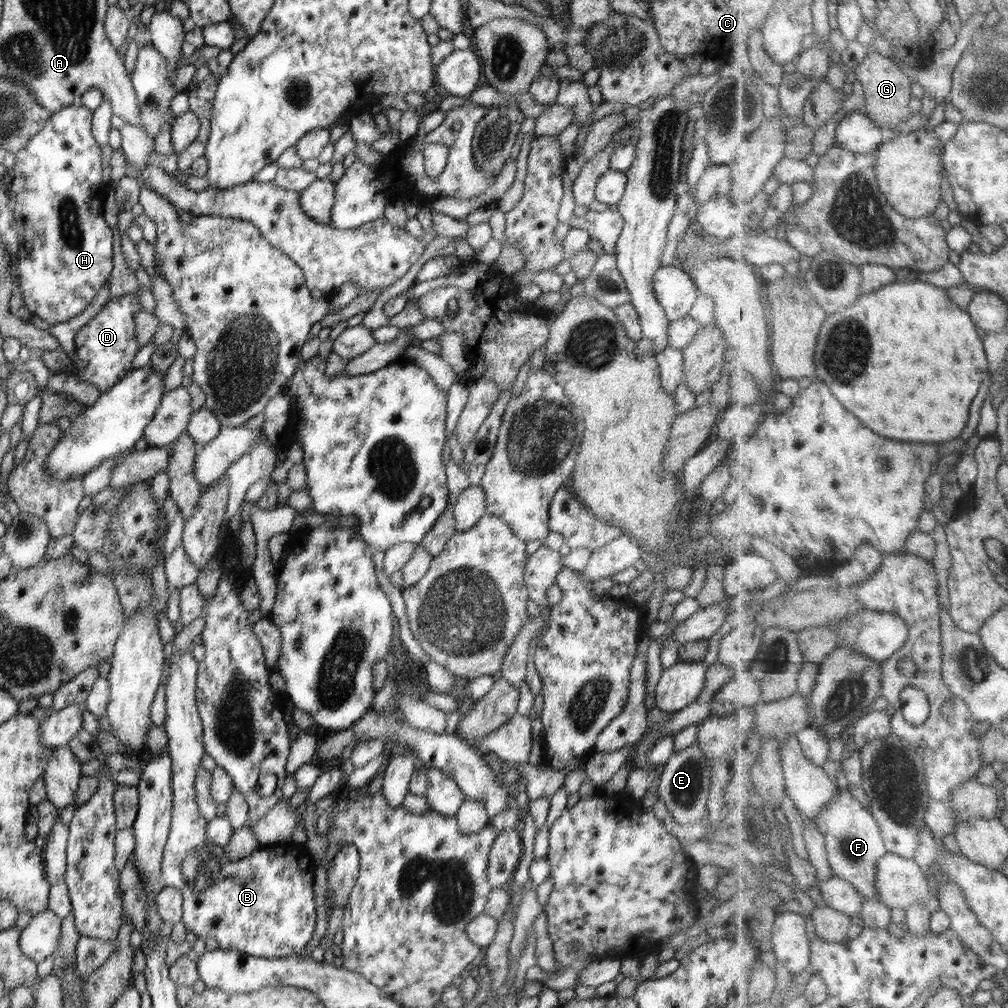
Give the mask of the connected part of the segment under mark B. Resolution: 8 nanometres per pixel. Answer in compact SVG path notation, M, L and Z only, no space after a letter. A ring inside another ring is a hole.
M192 647L186 653L178 654L177 656L172 656L172 662L170 666L166 666L166 685L165 685L165 703L166 703L166 716L163 730L168 736L168 747L169 755L172 761L172 776L171 776L171 787L173 790L173 807L171 810L171 827L169 830L169 835L163 850L163 857L161 860L162 867L162 880L166 887L172 886L177 888L183 896L183 917L182 921L184 923L185 929L190 930L196 935L196 938L200 938L206 942L208 937L214 936L216 942L218 942L218 948L222 950L237 950L240 953L250 954L256 958L288 958L296 957L302 955L305 952L305 946L310 942L312 934L314 934L314 929L316 928L316 909L314 902L314 891L312 886L314 886L315 869L316 864L313 860L310 851L307 849L305 843L295 843L294 841L286 841L278 844L273 844L270 847L263 847L261 849L251 852L250 855L245 856L241 859L234 859L231 861L225 857L223 853L223 847L211 843L207 839L207 821L204 816L200 814L198 810L198 803L196 802L196 775L198 774L198 769L201 767L202 757L205 755L205 748L203 744L203 727L201 724L201 718L199 717L197 711L197 702L195 699L196 694L196 681L197 681L197 670L198 663L194 660L192 655Z

